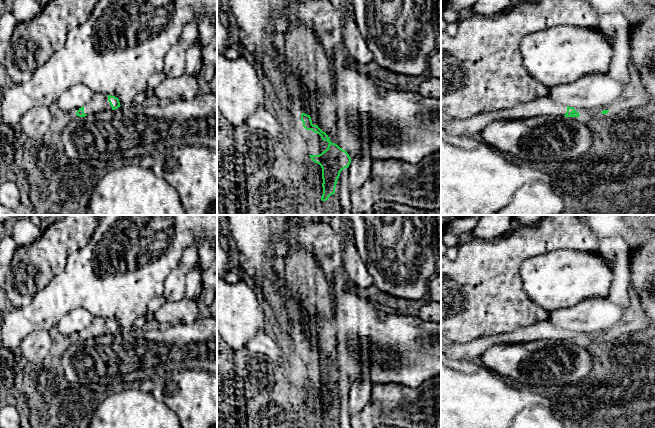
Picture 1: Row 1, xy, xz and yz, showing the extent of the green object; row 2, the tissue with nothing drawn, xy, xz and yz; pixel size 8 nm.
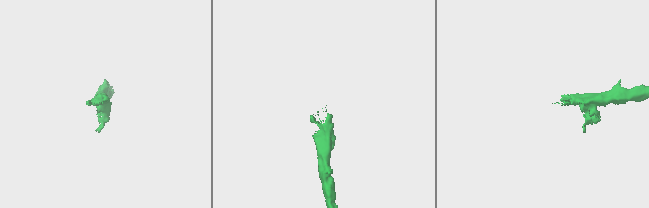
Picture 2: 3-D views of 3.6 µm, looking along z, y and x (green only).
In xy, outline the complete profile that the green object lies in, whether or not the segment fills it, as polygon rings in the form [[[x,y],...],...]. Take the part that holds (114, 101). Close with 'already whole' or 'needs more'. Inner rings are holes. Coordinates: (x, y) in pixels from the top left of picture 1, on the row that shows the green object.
[[[95,93],[90,102],[79,108],[79,110],[76,112],[76,115],[79,117],[85,117],[100,111],[115,110],[120,106],[120,102],[117,97]]]; needs more

